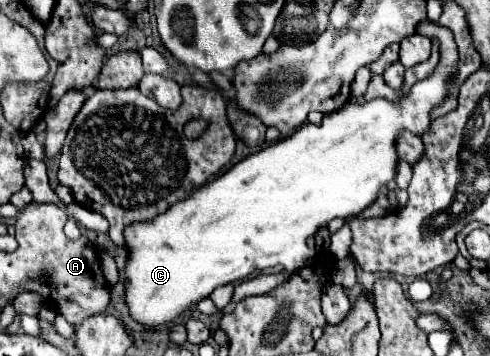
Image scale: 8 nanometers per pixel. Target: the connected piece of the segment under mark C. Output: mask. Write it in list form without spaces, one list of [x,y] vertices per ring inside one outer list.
[[[425,19],[419,23],[417,33],[439,37],[441,61],[431,77],[415,83],[411,91],[401,97],[399,105],[385,99],[375,99],[365,105],[347,103],[339,109],[339,113],[325,115],[323,125],[307,123],[299,129],[299,133],[245,157],[221,177],[195,187],[189,197],[177,201],[155,219],[125,227],[125,305],[133,321],[143,327],[171,325],[191,305],[207,299],[217,287],[243,281],[245,277],[267,267],[283,265],[287,273],[293,275],[301,267],[313,263],[315,253],[305,241],[317,231],[319,225],[327,225],[333,217],[345,219],[349,215],[357,215],[375,201],[379,189],[395,177],[395,167],[399,161],[395,151],[397,133],[401,129],[409,129],[415,135],[421,135],[429,129],[429,111],[439,99],[445,97],[445,83],[457,71],[457,49],[449,29]]]

